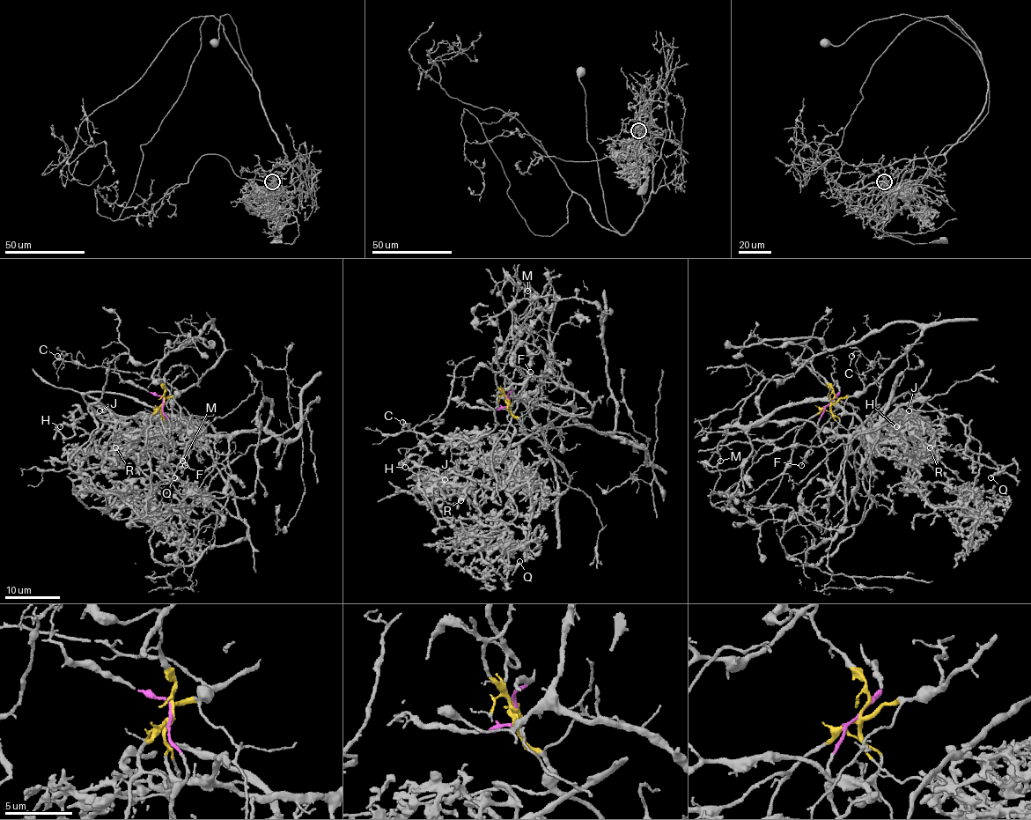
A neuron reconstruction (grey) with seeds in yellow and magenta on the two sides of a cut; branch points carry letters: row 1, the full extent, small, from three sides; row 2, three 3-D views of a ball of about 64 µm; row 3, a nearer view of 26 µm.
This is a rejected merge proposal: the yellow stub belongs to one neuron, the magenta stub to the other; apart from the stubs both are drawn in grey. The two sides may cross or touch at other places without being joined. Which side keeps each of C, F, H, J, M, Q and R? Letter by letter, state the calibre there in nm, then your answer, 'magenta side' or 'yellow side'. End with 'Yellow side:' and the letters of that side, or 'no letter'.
C: calibre 90 nm; yellow side
F: calibre 100 nm; yellow side
H: calibre 160 nm; magenta side
J: calibre 200 nm; magenta side
M: calibre 240 nm; yellow side
Q: calibre 240 nm; magenta side
R: calibre 170 nm; magenta side
Yellow side: C, F, M

